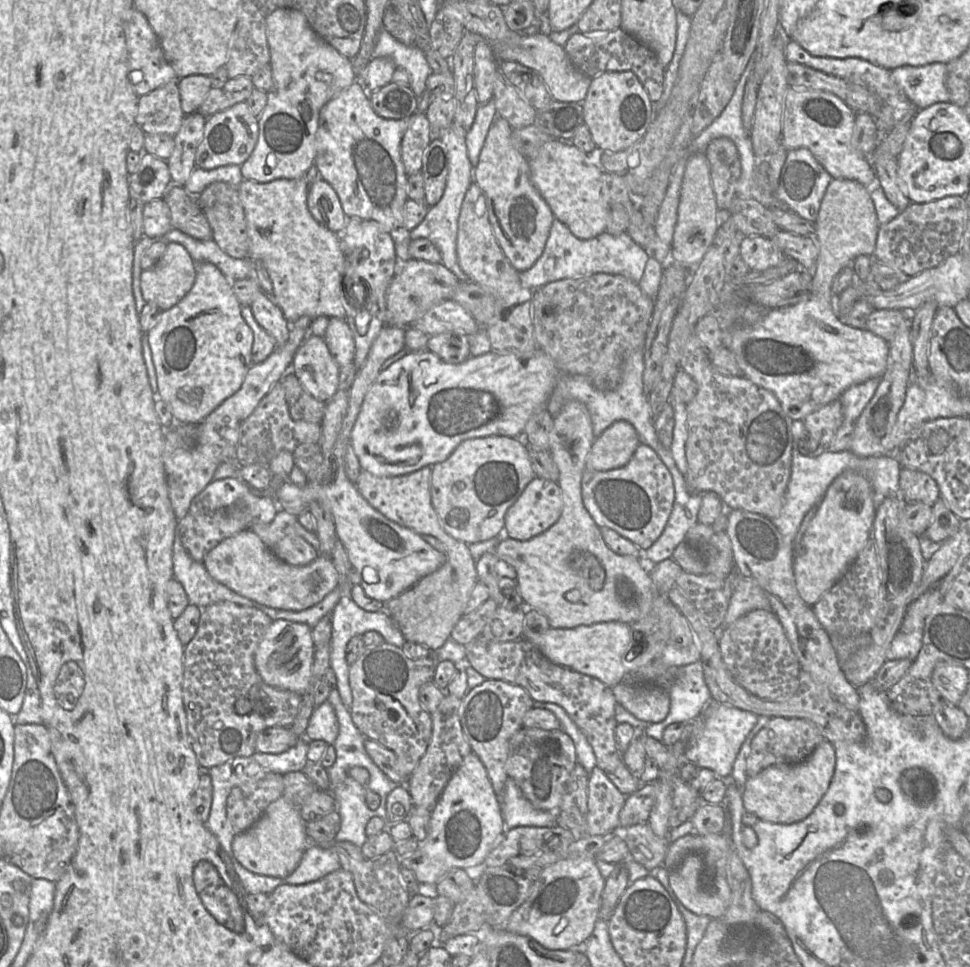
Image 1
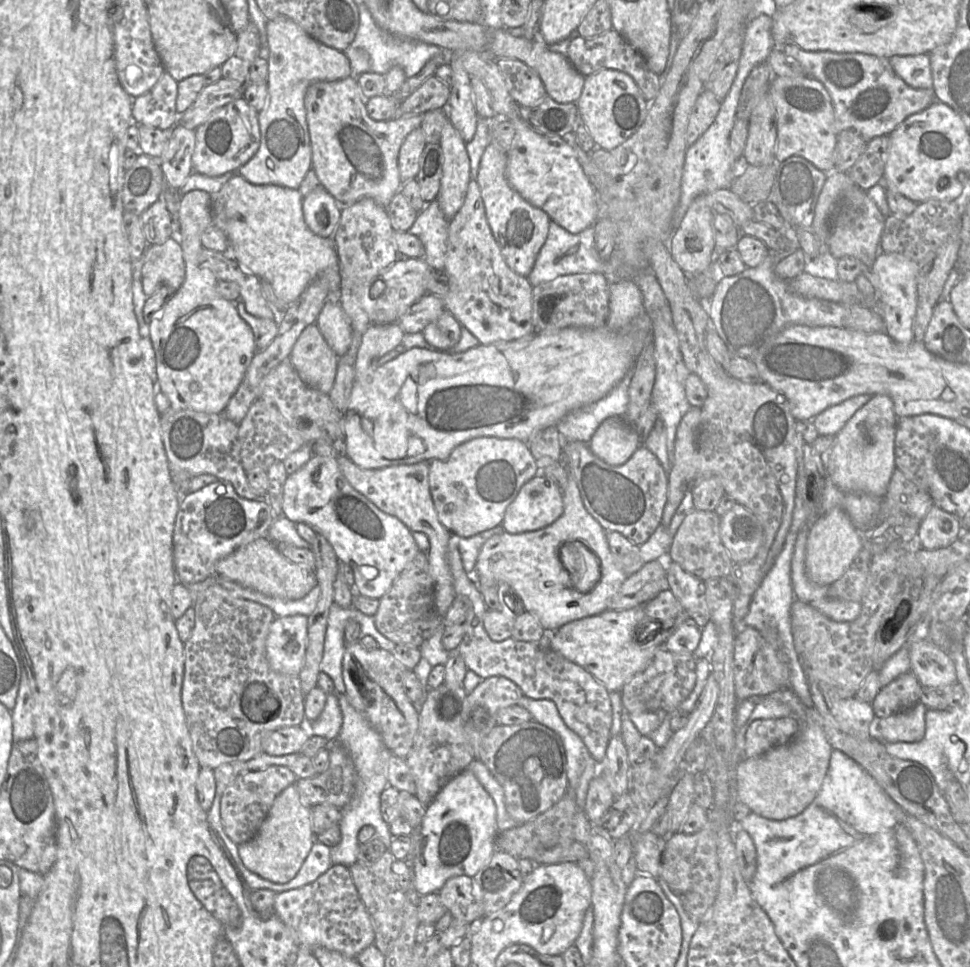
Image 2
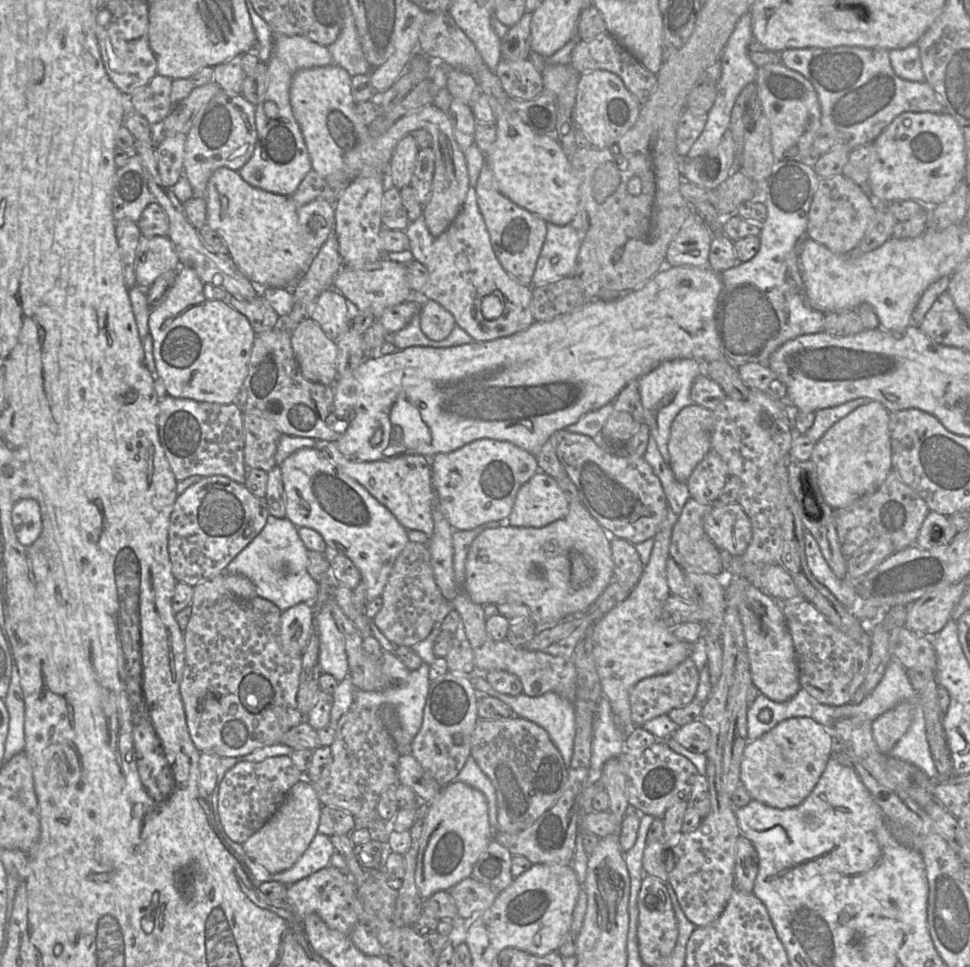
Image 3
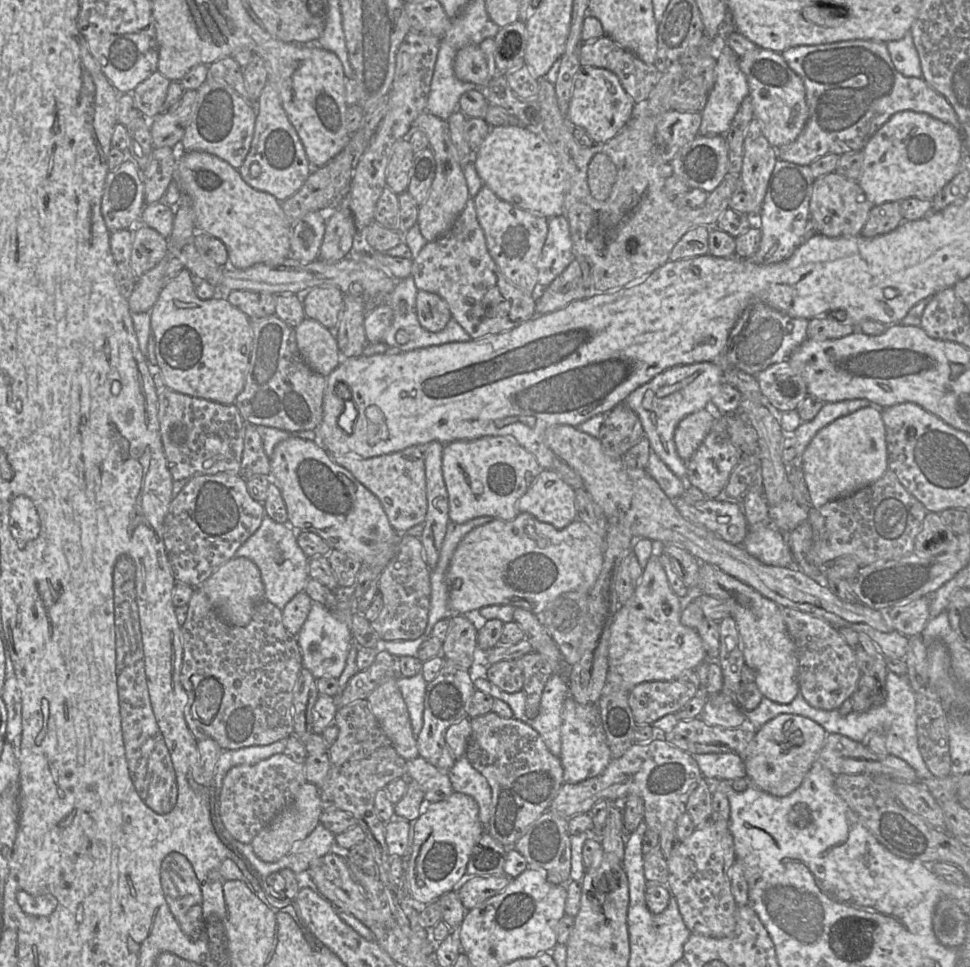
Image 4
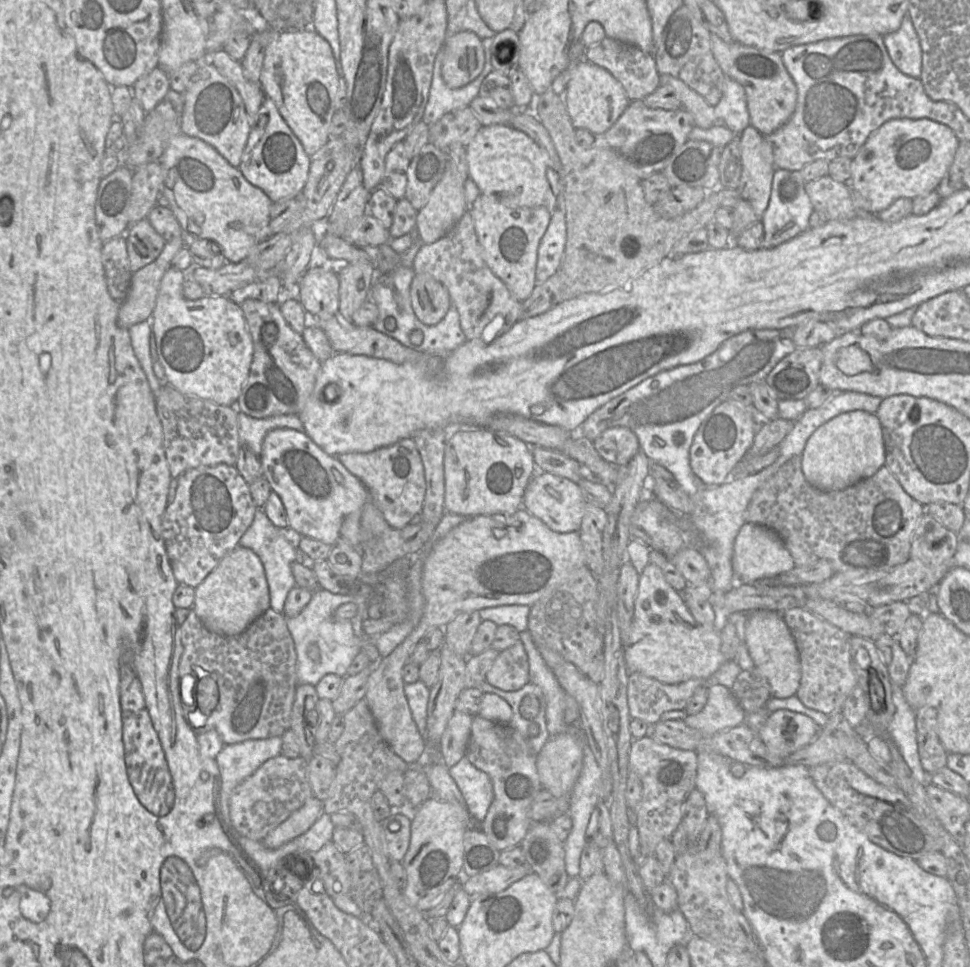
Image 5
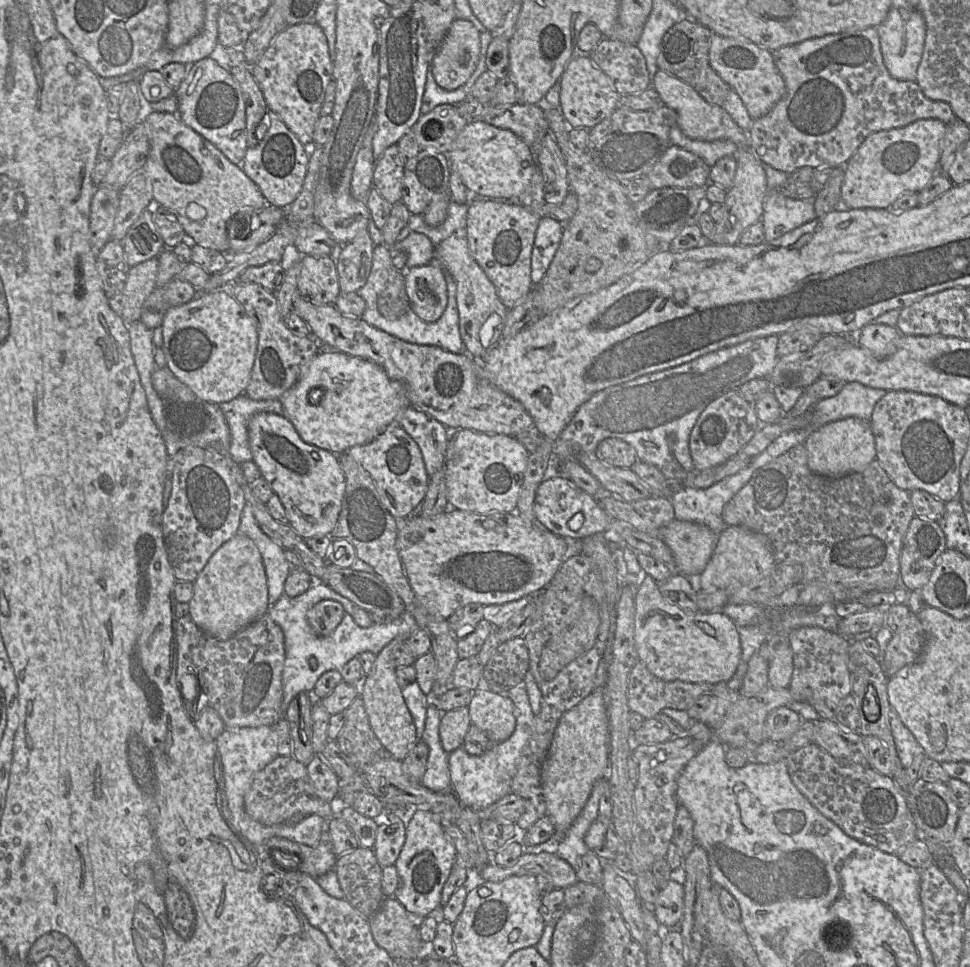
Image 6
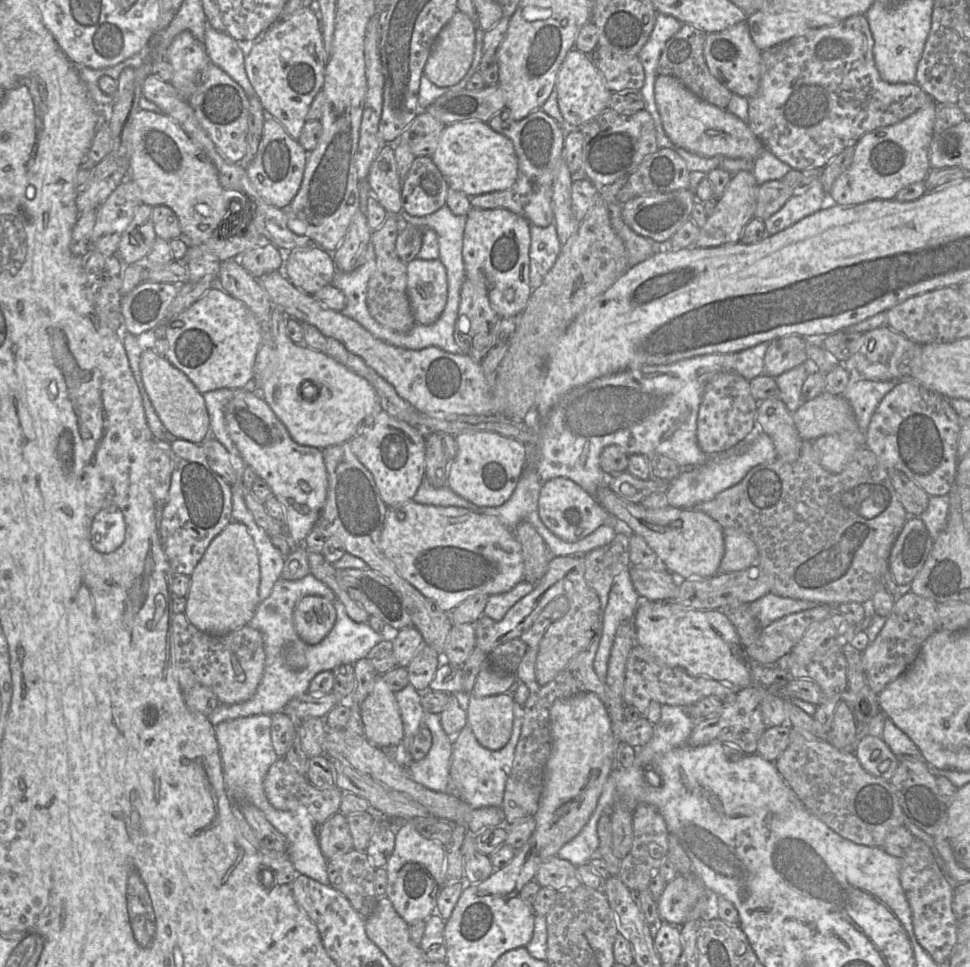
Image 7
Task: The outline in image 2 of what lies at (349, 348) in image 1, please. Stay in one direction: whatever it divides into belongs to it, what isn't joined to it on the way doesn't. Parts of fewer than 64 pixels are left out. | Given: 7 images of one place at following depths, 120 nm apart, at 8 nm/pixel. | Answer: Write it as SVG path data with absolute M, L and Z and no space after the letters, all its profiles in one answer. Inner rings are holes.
M328 299L316 320L320 332L338 357L343 357L352 340L352 327L337 299Z

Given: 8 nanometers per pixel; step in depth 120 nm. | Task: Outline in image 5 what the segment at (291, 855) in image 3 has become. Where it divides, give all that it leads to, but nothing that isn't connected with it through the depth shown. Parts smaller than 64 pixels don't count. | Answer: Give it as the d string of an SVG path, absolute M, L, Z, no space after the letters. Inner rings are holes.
M312 795L286 820L270 831L262 840L264 847L276 849L302 835L316 822L323 812L323 802Z

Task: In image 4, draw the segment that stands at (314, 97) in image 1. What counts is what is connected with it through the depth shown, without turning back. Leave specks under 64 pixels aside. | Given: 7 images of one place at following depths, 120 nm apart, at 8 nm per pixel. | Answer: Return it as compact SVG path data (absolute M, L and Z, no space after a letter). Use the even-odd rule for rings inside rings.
M267 82L257 102L254 103L257 117L253 139L250 150L238 170L249 186L258 191L267 192L282 202L302 187L312 166L295 128L282 107L280 96L271 83ZM254 163L259 164L261 168L258 177L252 177L250 173L250 168Z

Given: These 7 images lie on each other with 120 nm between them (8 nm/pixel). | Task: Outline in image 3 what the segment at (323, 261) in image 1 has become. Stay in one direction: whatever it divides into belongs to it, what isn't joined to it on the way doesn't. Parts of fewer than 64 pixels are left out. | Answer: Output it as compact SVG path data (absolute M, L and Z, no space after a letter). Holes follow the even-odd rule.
M220 167L207 183L206 224L219 234L238 269L259 288L291 288L307 271L315 253L306 250L300 237L297 207L291 196L278 195L256 188L242 179L239 171Z

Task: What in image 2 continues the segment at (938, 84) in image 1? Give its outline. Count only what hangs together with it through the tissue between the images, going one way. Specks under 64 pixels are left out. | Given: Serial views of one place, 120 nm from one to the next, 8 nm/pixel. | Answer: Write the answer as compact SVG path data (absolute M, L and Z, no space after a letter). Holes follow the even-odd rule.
M928 54L895 55L888 60L896 75L908 86L916 89L933 89L933 78Z

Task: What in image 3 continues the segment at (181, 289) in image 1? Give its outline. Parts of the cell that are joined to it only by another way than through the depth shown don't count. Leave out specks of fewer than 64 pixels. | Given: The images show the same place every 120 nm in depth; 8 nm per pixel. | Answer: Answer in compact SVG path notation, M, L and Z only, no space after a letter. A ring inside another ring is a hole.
M141 235L136 249L137 285L149 289L167 271L178 271L180 260L167 236L145 237Z

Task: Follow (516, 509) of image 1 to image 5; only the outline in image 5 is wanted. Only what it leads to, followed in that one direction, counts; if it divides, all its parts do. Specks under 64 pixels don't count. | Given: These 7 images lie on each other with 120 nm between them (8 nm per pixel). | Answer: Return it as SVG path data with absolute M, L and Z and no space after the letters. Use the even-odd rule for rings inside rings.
M537 471L530 479L522 501L522 506L527 511L540 519L551 530L559 533L579 531L585 504L586 500L576 482L544 471Z

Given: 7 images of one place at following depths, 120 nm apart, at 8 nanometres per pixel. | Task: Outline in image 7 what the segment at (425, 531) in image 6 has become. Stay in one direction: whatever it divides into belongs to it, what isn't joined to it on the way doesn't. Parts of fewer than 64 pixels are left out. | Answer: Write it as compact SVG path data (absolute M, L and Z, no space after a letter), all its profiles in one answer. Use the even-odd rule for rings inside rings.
M413 499L398 507L388 507L380 547L385 556L396 566L398 573L426 598L435 602L445 613L450 613L456 606L475 594L497 594L510 590L517 583L524 580L524 562L521 545L515 536L515 529L508 528L492 515L478 513L459 506L434 506L416 503Z

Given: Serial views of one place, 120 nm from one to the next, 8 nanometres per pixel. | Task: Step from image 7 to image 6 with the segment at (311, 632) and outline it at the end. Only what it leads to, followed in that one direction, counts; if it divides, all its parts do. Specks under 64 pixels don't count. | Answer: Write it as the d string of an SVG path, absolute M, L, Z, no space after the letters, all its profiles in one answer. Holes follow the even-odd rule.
M322 600L307 612L307 621L318 636L331 634L345 614L343 606L335 600Z

